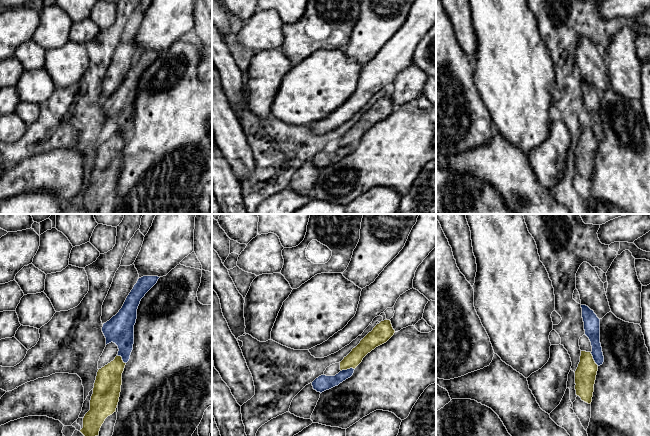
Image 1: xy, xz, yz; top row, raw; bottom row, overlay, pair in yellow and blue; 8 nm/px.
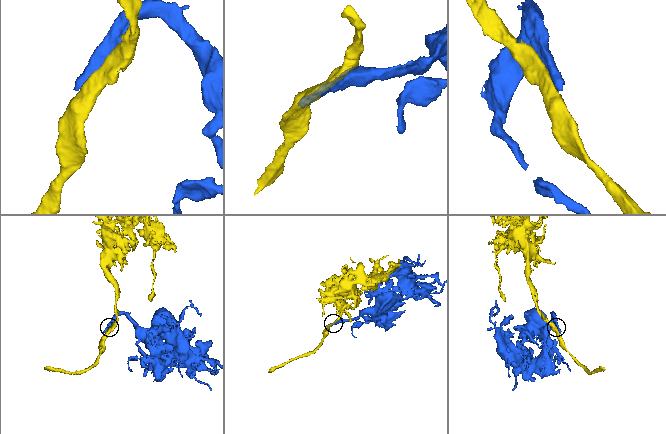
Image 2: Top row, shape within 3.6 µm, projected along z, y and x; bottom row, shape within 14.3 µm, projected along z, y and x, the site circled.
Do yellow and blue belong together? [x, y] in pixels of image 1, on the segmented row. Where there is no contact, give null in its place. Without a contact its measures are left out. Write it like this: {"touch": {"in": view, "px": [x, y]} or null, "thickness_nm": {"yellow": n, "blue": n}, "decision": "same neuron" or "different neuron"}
{"touch": {"in": "xz", "px": [347, 368]}, "thickness_nm": {"yellow": 120, "blue": 120}, "decision": "same neuron"}

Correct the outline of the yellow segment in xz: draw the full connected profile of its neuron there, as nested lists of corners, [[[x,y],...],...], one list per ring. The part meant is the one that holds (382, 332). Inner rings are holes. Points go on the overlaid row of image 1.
[[[390,320],[381,321],[340,362],[340,372],[335,376],[321,375],[306,385],[292,400],[289,412],[297,417],[311,419],[320,394],[350,378],[363,358],[376,347],[386,343],[395,333]]]

